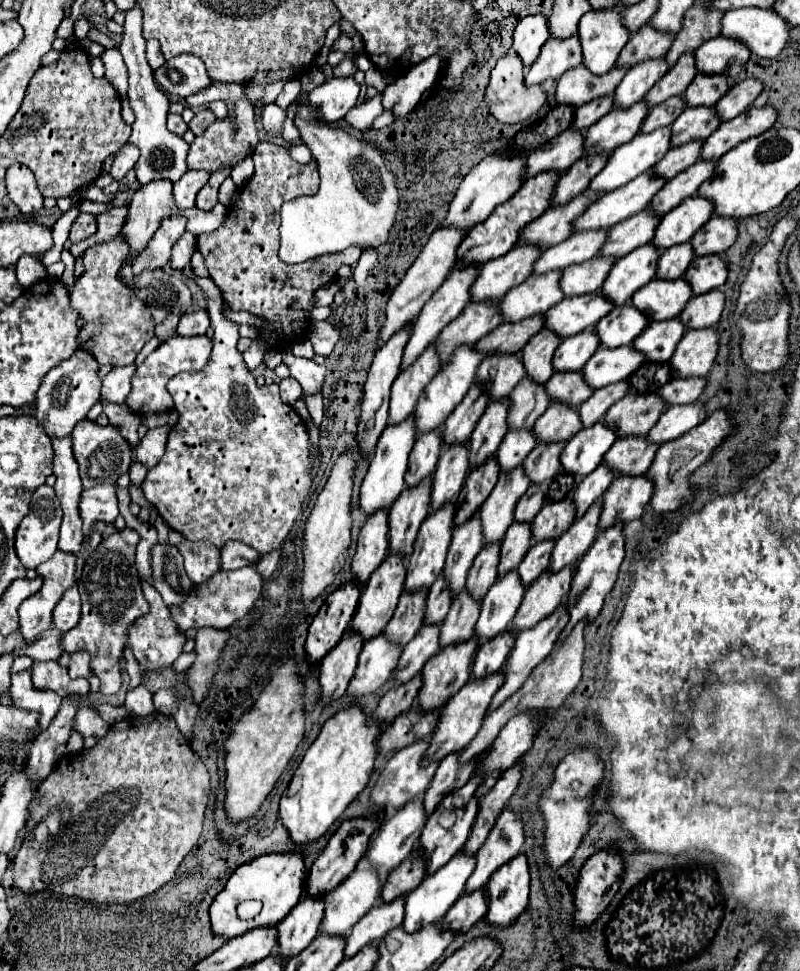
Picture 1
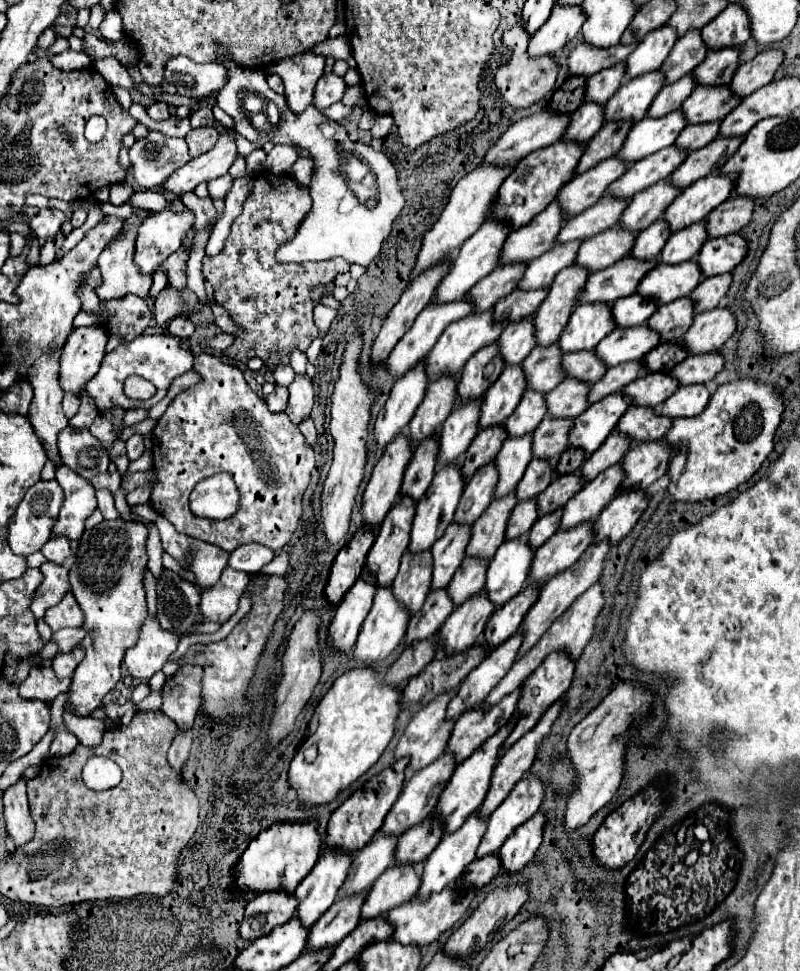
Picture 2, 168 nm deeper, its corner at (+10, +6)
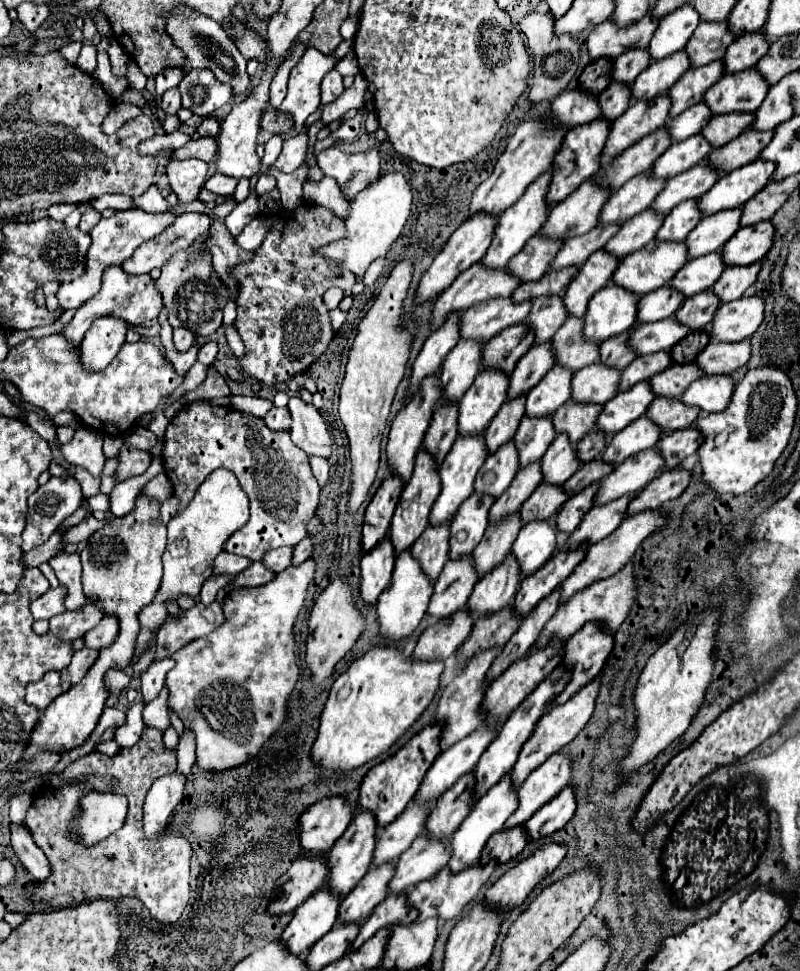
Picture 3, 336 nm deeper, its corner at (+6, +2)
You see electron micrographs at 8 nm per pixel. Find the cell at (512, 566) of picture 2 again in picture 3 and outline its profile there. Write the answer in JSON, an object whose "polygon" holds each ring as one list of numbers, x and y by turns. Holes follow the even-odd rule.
{"polygon":[[530,522,522,526,510,554,518,562,520,576,526,578,540,570,556,550,556,528,550,522]]}

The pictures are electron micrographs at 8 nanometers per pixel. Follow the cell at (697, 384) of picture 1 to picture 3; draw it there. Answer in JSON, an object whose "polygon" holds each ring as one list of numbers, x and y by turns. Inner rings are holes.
{"polygon":[[710,340,708,348,700,352,696,358,698,368,706,376,720,376,720,374,730,374,736,368,744,366,750,358,750,344,748,340,736,342,736,344,716,344]]}

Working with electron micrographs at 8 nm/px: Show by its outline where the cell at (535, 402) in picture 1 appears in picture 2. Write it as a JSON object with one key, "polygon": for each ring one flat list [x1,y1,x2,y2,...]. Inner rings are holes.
{"polygon":[[558,342,548,348,534,348,522,362,528,388,538,392,550,392,556,388,556,384,566,378,564,372,560,372,560,356,564,356,564,352,560,352]]}

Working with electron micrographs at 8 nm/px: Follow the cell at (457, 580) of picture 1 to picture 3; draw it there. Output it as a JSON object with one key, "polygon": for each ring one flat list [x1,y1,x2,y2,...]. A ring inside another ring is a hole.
{"polygon":[[508,442,498,452,486,458,482,468,478,470,474,492,498,498,510,486,516,472,516,448,512,448,512,442]]}

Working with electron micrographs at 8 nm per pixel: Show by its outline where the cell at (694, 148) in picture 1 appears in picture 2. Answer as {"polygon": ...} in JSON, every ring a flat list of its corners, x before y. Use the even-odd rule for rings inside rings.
{"polygon":[[712,122,712,124,690,124,682,130,682,134,676,140,678,148,686,148,686,150,698,150,704,148,706,144,710,144,712,140,718,138,720,132,720,122]]}

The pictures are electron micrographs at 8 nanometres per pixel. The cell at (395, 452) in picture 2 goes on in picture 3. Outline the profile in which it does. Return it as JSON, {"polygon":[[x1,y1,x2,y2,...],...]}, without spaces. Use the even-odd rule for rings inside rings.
{"polygon":[[432,376,432,380,424,380,424,388,420,388,420,396,412,396,412,400,408,400,408,404,402,404,396,420,392,422,392,428,388,434,388,446,386,446,388,466,390,466,390,472,400,476,400,480,404,484,408,484,408,480,412,478,414,460,416,460,416,454,422,446,424,434,428,430,430,416,434,410,432,404,436,404,436,376]]}

